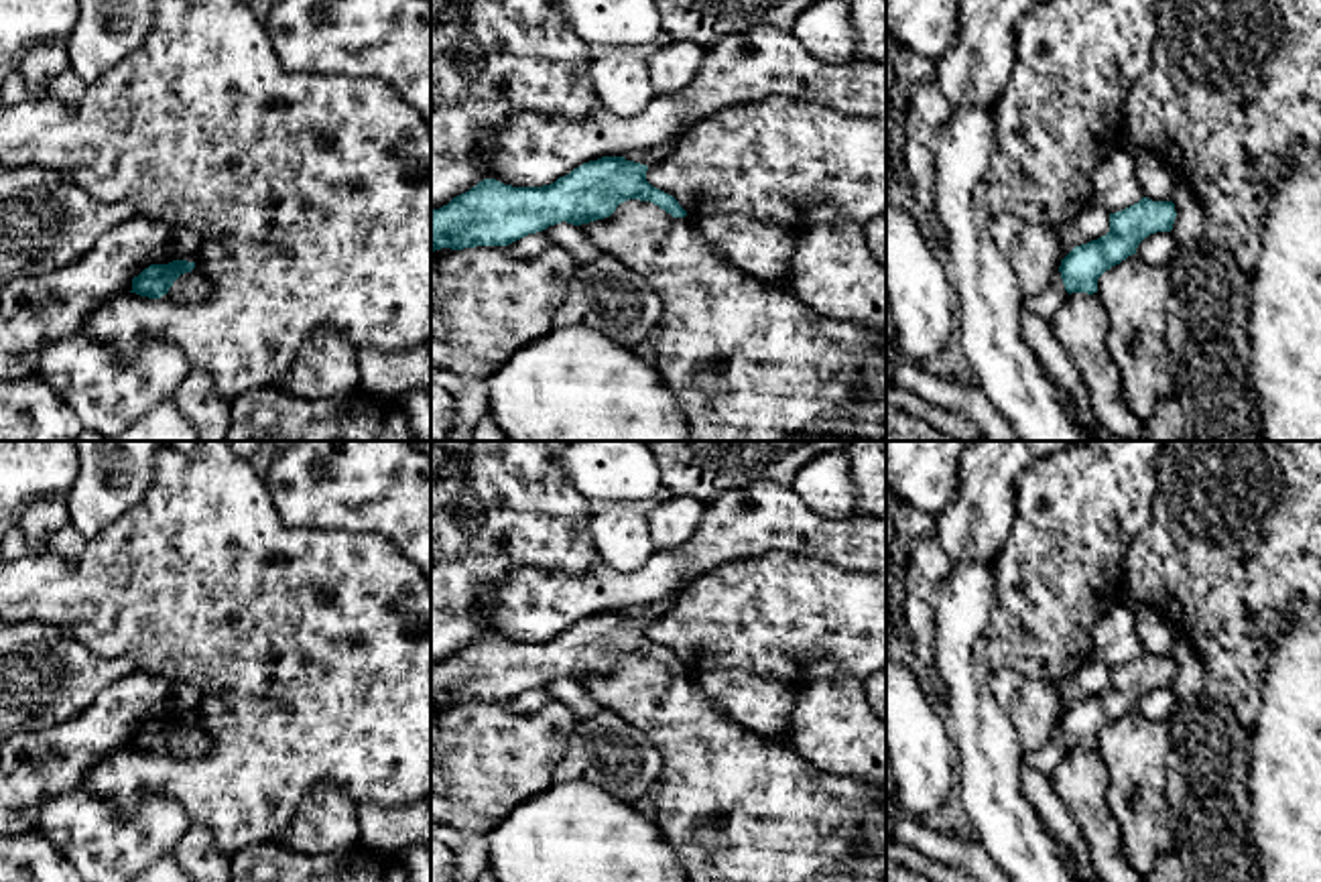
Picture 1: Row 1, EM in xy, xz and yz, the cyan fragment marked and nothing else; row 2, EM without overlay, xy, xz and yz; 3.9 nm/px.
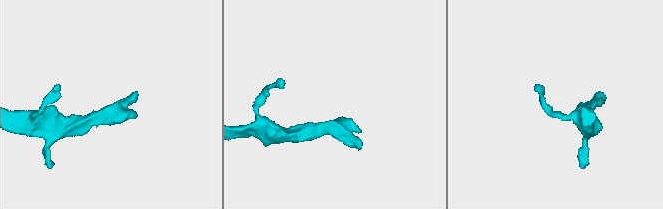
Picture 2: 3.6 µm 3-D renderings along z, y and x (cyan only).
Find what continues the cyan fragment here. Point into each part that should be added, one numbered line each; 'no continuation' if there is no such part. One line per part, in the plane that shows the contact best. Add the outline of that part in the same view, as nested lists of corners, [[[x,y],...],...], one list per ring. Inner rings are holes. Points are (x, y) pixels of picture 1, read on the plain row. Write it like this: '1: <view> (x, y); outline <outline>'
1: xy (190, 744); outline [[[197,721],[191,728],[181,730],[161,756],[171,760],[197,760],[209,752],[209,736],[205,736]]]

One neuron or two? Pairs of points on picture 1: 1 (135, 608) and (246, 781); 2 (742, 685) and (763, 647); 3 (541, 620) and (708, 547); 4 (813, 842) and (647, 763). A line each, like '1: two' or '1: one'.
1: one
2: two
3: one
4: two

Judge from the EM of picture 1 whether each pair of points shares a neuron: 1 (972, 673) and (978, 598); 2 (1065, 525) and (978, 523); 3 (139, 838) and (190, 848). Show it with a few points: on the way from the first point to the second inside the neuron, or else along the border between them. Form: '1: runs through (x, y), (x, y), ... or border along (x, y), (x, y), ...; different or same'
1: runs through (964, 655), (964, 616); same
2: border along (1021, 476), (1015, 486), (1013, 527), (992, 563); different
3: border along (192, 824), (173, 850); different

